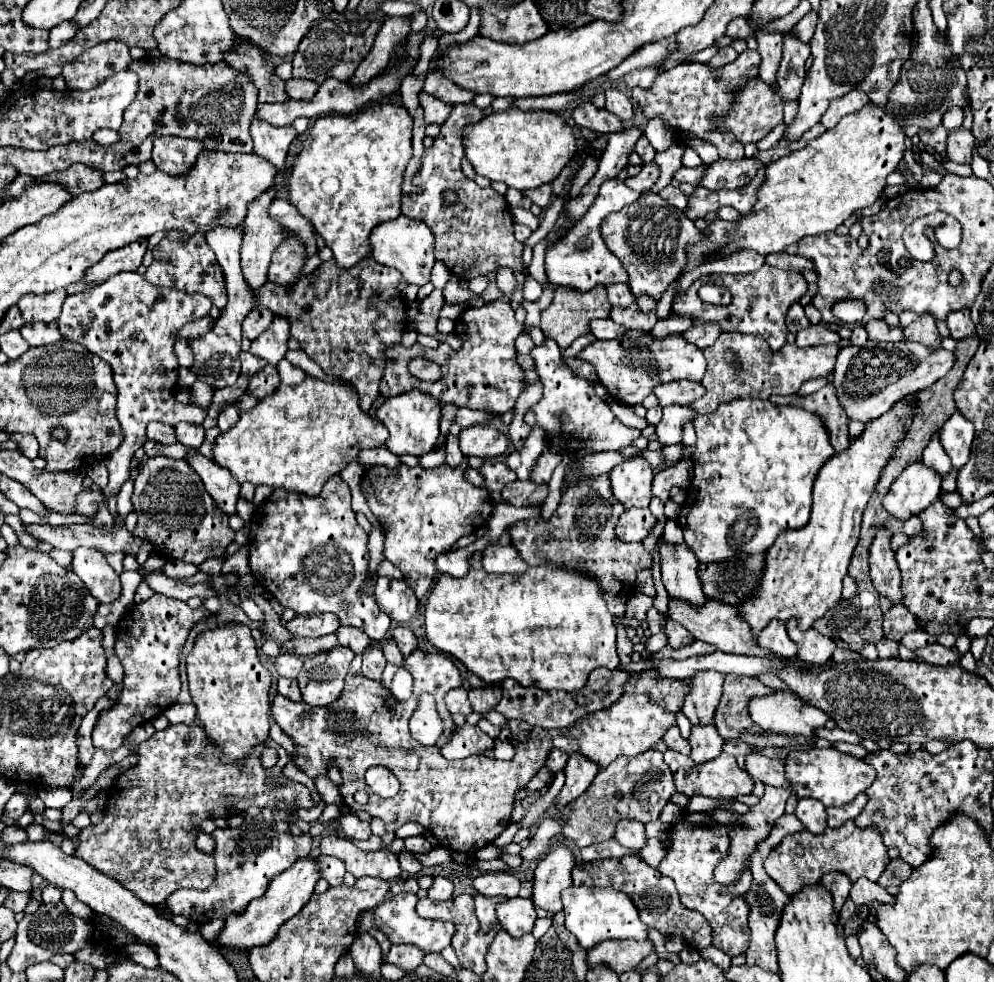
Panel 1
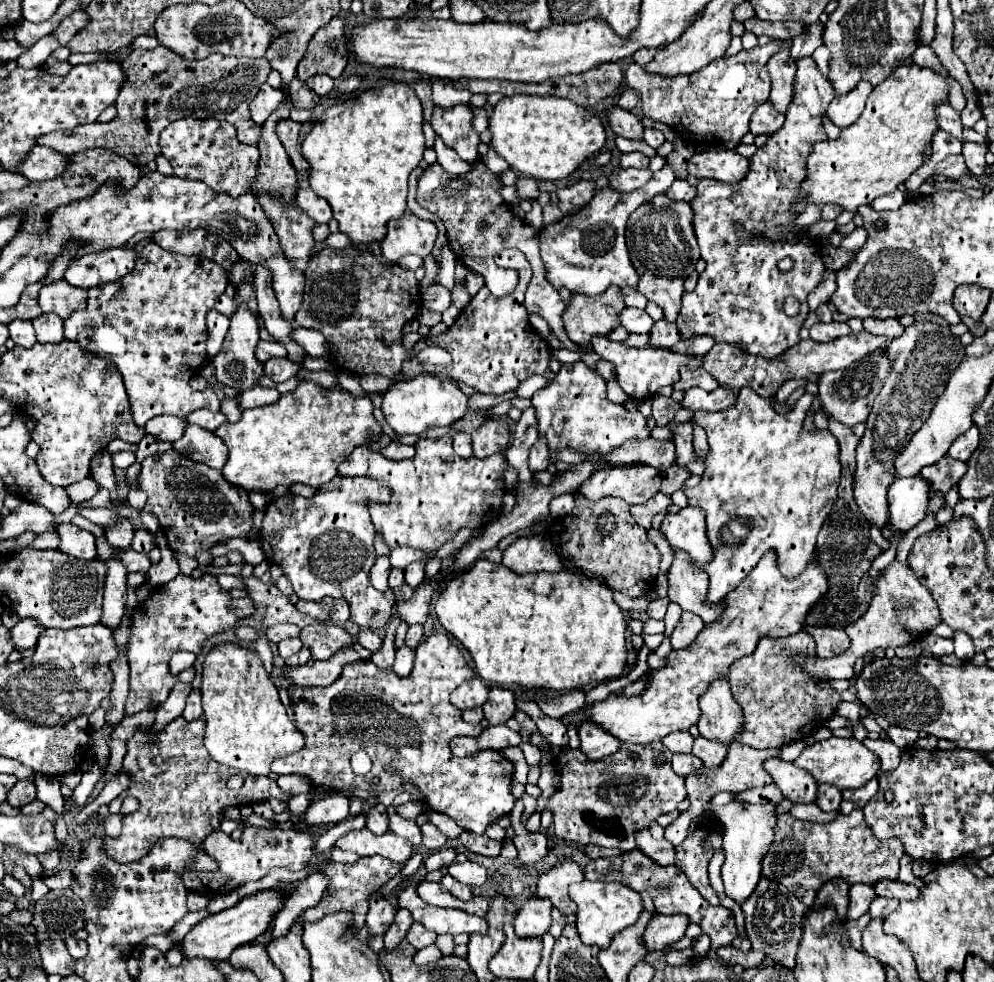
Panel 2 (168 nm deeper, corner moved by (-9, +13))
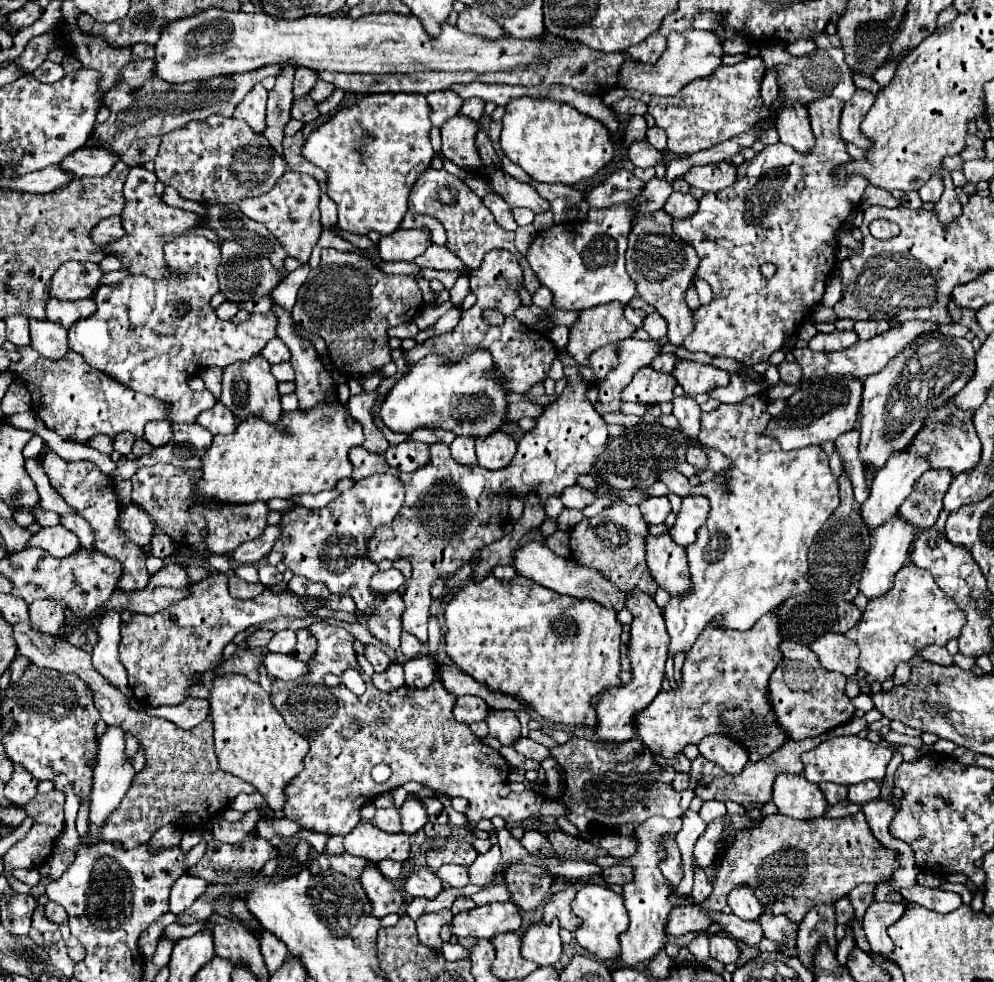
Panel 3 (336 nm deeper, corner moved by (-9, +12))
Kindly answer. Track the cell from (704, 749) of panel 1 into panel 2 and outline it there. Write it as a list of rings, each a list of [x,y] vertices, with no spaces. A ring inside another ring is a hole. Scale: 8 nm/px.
[[[699,735],[693,745],[693,755],[697,755],[705,767],[717,767],[727,755],[727,745],[721,741],[709,741]]]

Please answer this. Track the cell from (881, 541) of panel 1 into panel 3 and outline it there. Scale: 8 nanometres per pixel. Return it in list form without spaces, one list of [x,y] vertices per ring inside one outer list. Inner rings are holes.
[[[943,334],[923,336],[911,342],[899,358],[893,358],[879,374],[869,376],[861,394],[859,456],[863,464],[883,466],[889,456],[903,450],[917,434],[927,412],[957,396],[975,374],[975,350],[965,338]]]

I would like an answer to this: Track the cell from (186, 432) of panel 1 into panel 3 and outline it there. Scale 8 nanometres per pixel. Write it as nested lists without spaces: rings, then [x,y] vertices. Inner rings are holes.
[[[217,402],[213,408],[201,412],[199,418],[197,418],[197,424],[207,428],[213,436],[217,436],[217,434],[225,434],[227,436],[227,434],[233,434],[235,428],[237,428],[235,416],[221,402]]]

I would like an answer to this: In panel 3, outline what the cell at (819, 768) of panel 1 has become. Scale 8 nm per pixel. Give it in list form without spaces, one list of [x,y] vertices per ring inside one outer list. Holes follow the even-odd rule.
[[[835,736],[831,740],[821,742],[811,752],[801,756],[805,764],[805,778],[809,782],[837,782],[837,784],[857,784],[863,780],[881,780],[885,776],[885,768],[893,756],[891,748],[873,744],[871,740],[863,740],[859,736]]]

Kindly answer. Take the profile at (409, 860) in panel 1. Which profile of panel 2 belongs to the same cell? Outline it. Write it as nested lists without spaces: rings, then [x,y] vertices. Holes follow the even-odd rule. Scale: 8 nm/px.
[[[389,807],[389,831],[395,833],[395,835],[399,835],[399,837],[405,837],[405,839],[411,841],[415,847],[421,845],[421,831],[419,831],[417,823],[399,817],[393,807]]]

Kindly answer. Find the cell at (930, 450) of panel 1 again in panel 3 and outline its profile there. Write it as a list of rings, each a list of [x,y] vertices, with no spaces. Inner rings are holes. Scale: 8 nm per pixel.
[[[927,470],[915,484],[911,496],[899,506],[899,516],[917,530],[935,526],[943,510],[943,494],[951,480],[953,476],[949,470]]]

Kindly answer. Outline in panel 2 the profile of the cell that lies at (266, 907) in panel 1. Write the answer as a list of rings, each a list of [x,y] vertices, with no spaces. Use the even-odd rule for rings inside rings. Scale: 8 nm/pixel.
[[[291,883],[273,887],[273,889],[261,889],[253,895],[245,895],[239,899],[237,905],[233,905],[231,909],[225,909],[221,913],[209,915],[207,919],[203,919],[201,923],[197,923],[185,937],[183,937],[183,945],[181,951],[185,957],[193,959],[193,957],[205,957],[205,959],[225,959],[233,953],[233,949],[245,945],[245,943],[253,943],[257,937],[261,937],[271,921],[277,917],[277,913],[285,907],[285,899],[295,891],[295,887]]]

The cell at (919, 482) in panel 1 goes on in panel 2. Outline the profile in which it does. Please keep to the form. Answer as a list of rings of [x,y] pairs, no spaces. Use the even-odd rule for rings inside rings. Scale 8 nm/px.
[[[921,475],[893,481],[887,493],[889,499],[889,525],[883,531],[887,539],[891,539],[899,531],[909,531],[915,527],[925,515],[929,507],[931,483]]]

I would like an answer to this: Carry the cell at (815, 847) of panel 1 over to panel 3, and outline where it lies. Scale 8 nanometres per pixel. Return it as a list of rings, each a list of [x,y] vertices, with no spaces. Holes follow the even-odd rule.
[[[857,812],[847,818],[817,818],[813,822],[803,822],[781,814],[773,814],[763,818],[759,824],[751,828],[743,828],[735,834],[735,842],[723,850],[719,858],[719,866],[713,872],[713,894],[703,904],[695,904],[691,908],[689,906],[673,908],[667,924],[667,936],[675,938],[687,932],[707,932],[707,928],[715,924],[709,918],[709,912],[723,912],[723,908],[727,906],[727,894],[737,886],[749,886],[763,908],[771,908],[773,914],[785,914],[789,922],[799,926],[803,916],[813,906],[837,902],[839,898],[847,896],[855,886],[863,882],[867,884],[885,882],[897,868],[899,868],[897,854],[881,848],[881,844],[875,840],[873,832],[869,830],[863,812]]]

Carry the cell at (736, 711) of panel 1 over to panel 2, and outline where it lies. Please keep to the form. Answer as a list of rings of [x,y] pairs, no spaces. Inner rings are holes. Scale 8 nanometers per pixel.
[[[807,631],[779,639],[763,637],[751,653],[753,663],[749,663],[747,657],[733,663],[729,683],[745,717],[743,731],[735,737],[735,741],[755,749],[781,747],[785,743],[805,739],[815,729],[825,727],[825,723],[833,717],[837,703],[841,701],[839,693],[833,689],[817,689],[815,679],[807,677],[807,673],[793,663],[793,657],[797,655],[815,655],[815,641]]]

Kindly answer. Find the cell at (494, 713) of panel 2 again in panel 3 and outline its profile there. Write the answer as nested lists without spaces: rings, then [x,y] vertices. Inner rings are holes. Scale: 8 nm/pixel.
[[[501,710],[493,712],[487,716],[489,724],[489,734],[497,738],[503,746],[513,746],[521,738],[521,724],[511,710]]]

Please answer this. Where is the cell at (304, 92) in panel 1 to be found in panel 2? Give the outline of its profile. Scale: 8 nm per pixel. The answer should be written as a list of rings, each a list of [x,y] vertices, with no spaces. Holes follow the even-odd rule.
[[[327,75],[309,77],[305,83],[307,83],[307,87],[309,87],[311,91],[315,91],[317,95],[327,95],[327,93],[335,87],[335,81],[333,81],[331,77],[327,77]]]

